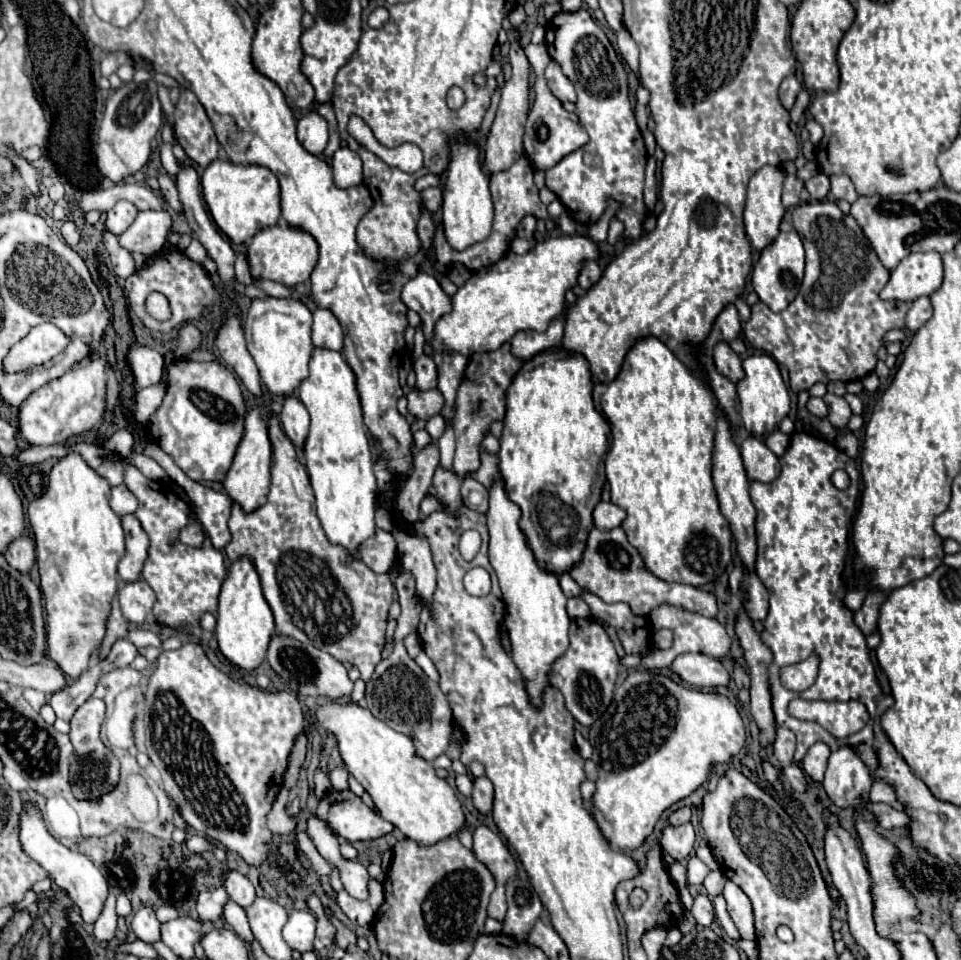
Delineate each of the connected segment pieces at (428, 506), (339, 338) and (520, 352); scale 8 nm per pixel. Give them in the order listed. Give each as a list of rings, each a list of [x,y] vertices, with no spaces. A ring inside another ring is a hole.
[[[428,493],[420,505],[420,519],[424,519],[432,512],[442,510],[442,508],[440,500]]]
[[[317,308],[313,312],[313,344],[315,348],[343,350],[343,328],[329,310]]]
[[[555,318],[555,320],[551,320],[551,324],[545,332],[535,332],[535,330],[517,332],[511,340],[511,346],[513,346],[513,354],[517,358],[529,360],[543,350],[559,346],[561,338],[563,338],[563,320]]]

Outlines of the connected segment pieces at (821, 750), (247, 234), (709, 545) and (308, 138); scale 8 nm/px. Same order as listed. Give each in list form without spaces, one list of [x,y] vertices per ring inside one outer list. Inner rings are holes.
[[[815,742],[815,744],[807,750],[805,758],[801,760],[803,772],[805,772],[811,780],[821,782],[821,778],[823,778],[823,774],[825,774],[825,770],[827,770],[829,754],[831,754],[831,750],[829,750],[829,746],[827,746],[825,742]]]
[[[215,160],[201,178],[205,204],[223,234],[235,244],[245,244],[259,230],[275,226],[281,216],[279,182],[275,174],[261,166],[237,166],[233,162]]]
[[[647,336],[631,346],[621,364],[621,372],[605,386],[601,410],[613,434],[613,444],[605,458],[611,502],[627,512],[623,530],[629,542],[641,552],[647,570],[665,582],[691,586],[717,580],[731,562],[731,530],[719,510],[711,476],[717,424],[713,394],[661,340]]]
[[[309,112],[307,116],[303,116],[297,122],[297,138],[307,152],[311,152],[315,156],[323,154],[327,140],[329,140],[325,118],[319,116],[317,112]]]

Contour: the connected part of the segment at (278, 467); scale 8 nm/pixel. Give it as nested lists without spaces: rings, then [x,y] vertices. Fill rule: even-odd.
[[[269,414],[267,418],[267,432],[269,432],[269,442],[273,446],[273,464],[271,464],[271,490],[267,494],[267,502],[247,514],[239,508],[239,504],[233,504],[233,512],[231,512],[231,518],[229,518],[229,530],[231,530],[231,544],[227,544],[225,548],[225,554],[229,556],[229,560],[239,560],[239,558],[249,558],[259,574],[259,580],[261,580],[261,590],[263,590],[263,596],[267,600],[267,604],[271,606],[271,612],[275,616],[275,628],[277,628],[277,634],[283,634],[283,636],[291,636],[299,642],[305,642],[305,644],[313,644],[317,646],[319,650],[331,654],[335,660],[343,662],[343,664],[353,664],[361,670],[361,680],[369,680],[375,666],[381,662],[381,650],[385,646],[385,628],[387,628],[387,616],[389,616],[389,606],[393,602],[393,584],[391,584],[391,578],[389,574],[375,574],[373,570],[369,570],[363,562],[355,560],[355,562],[349,562],[349,554],[343,546],[335,546],[331,544],[327,538],[325,538],[325,532],[321,530],[321,522],[317,522],[317,510],[313,510],[313,490],[309,490],[309,476],[305,472],[305,466],[299,462],[299,456],[297,456],[297,450],[295,446],[291,444],[291,440],[285,436],[285,432],[281,430],[281,424],[279,424],[279,418],[275,414]]]

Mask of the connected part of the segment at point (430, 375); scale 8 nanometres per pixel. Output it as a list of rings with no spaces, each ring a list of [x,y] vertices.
[[[421,356],[415,362],[415,374],[417,374],[417,390],[431,390],[437,386],[437,368],[431,356]]]

